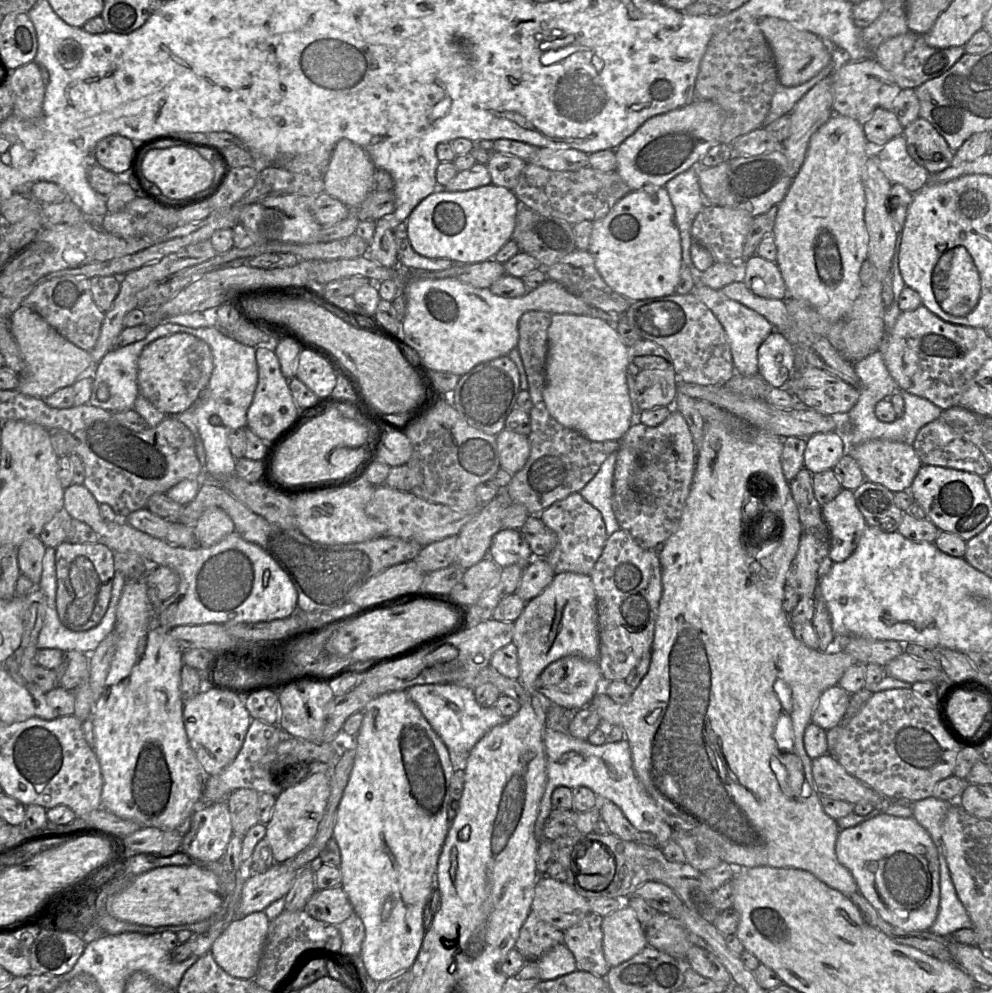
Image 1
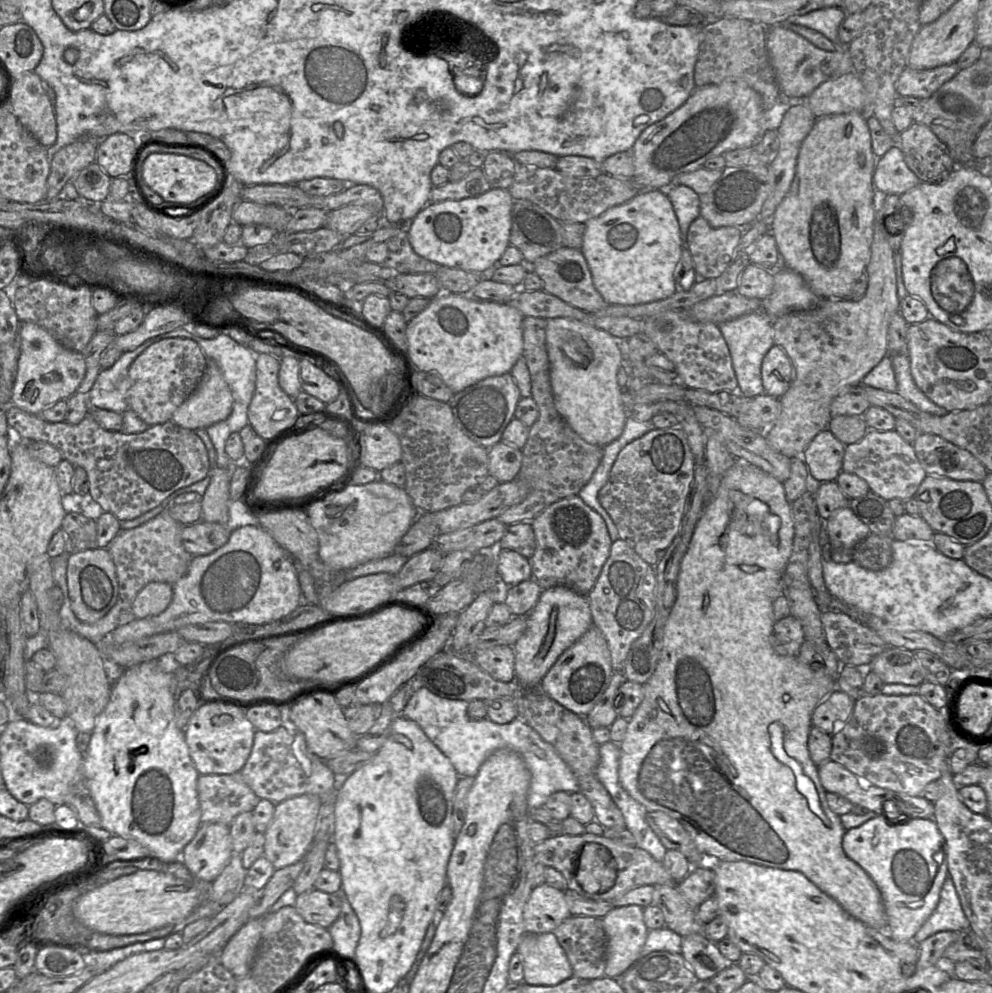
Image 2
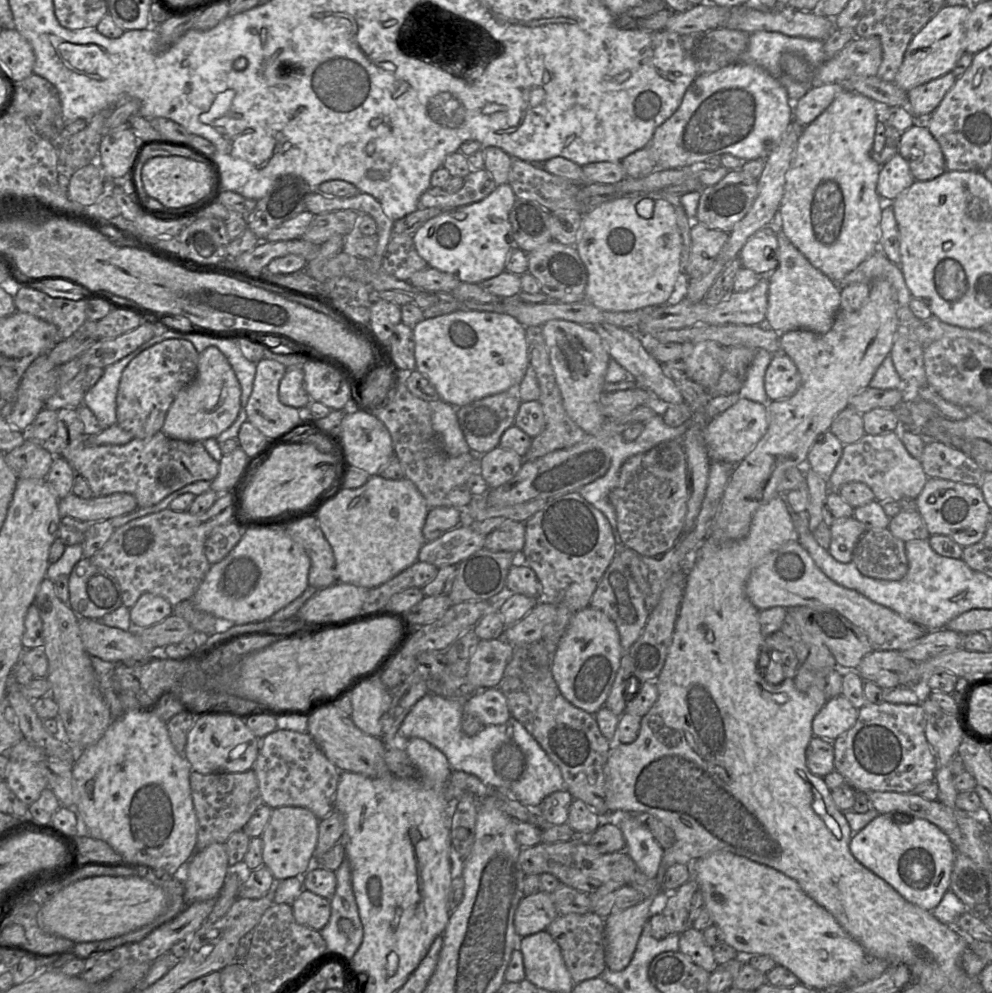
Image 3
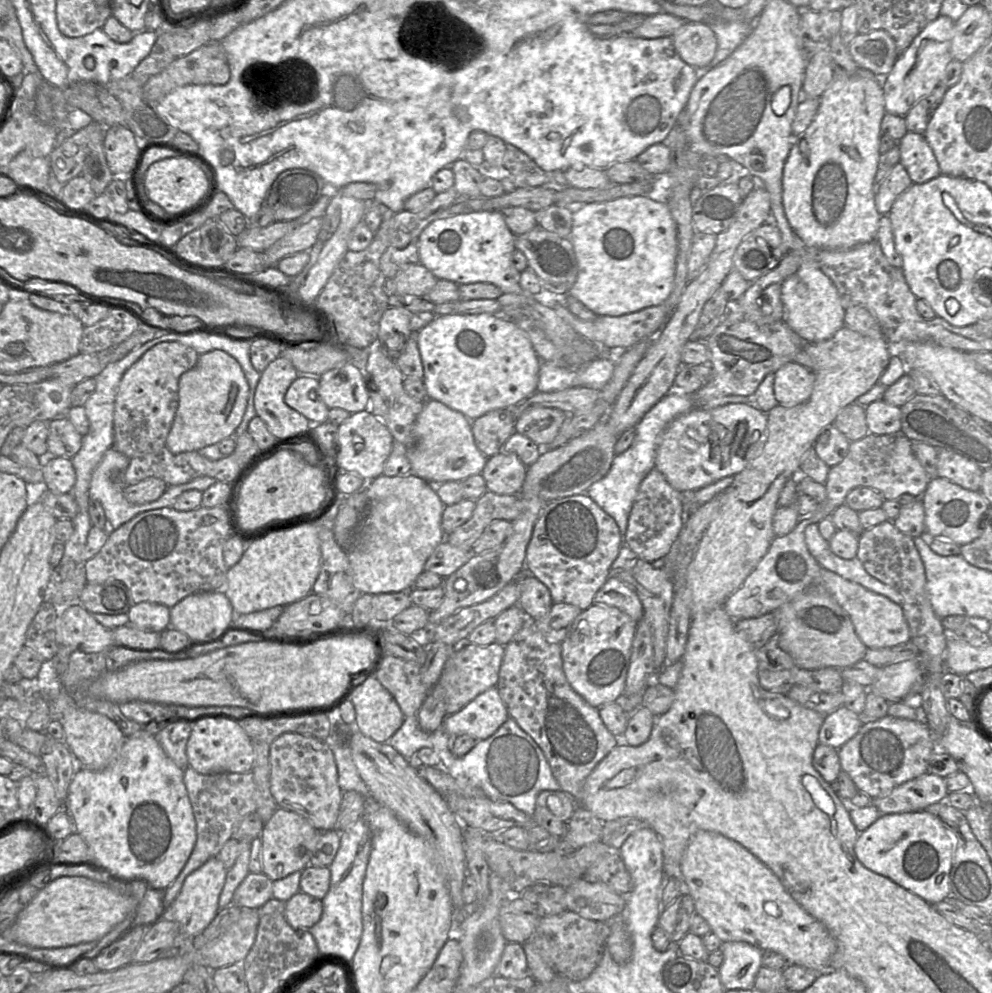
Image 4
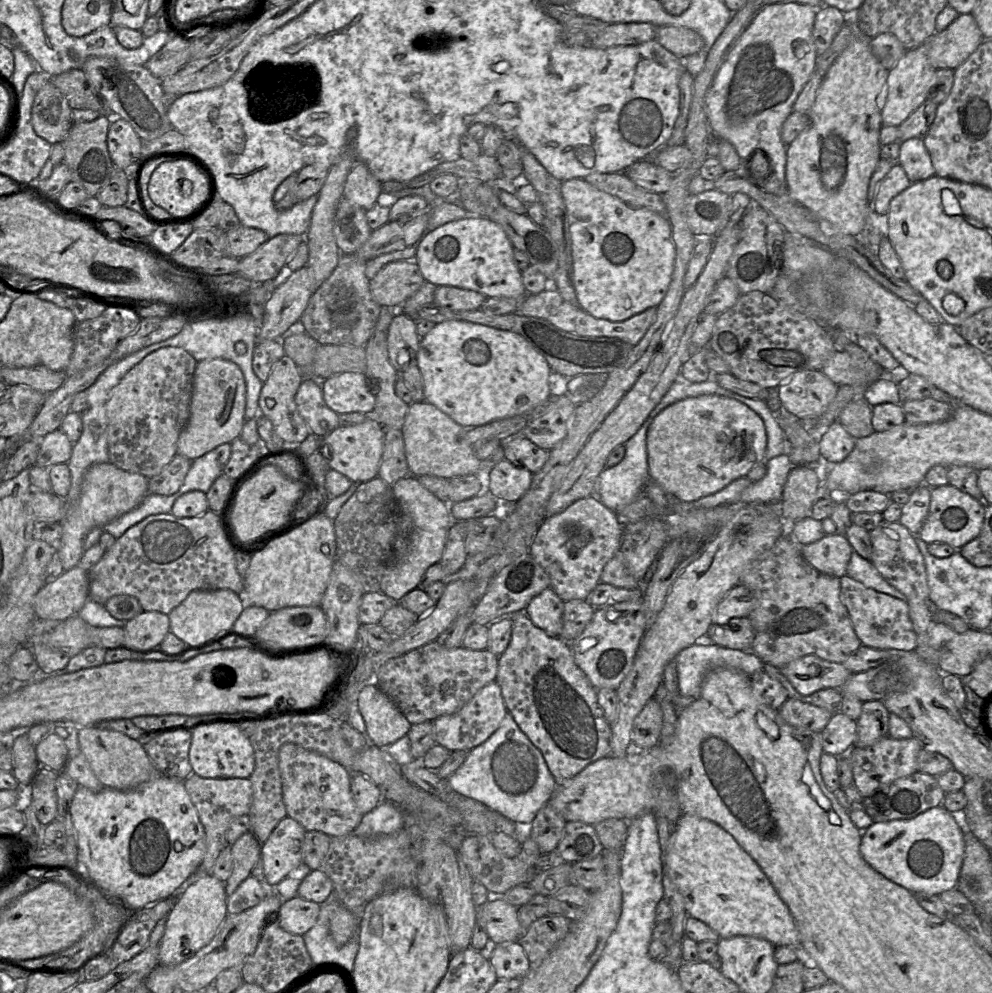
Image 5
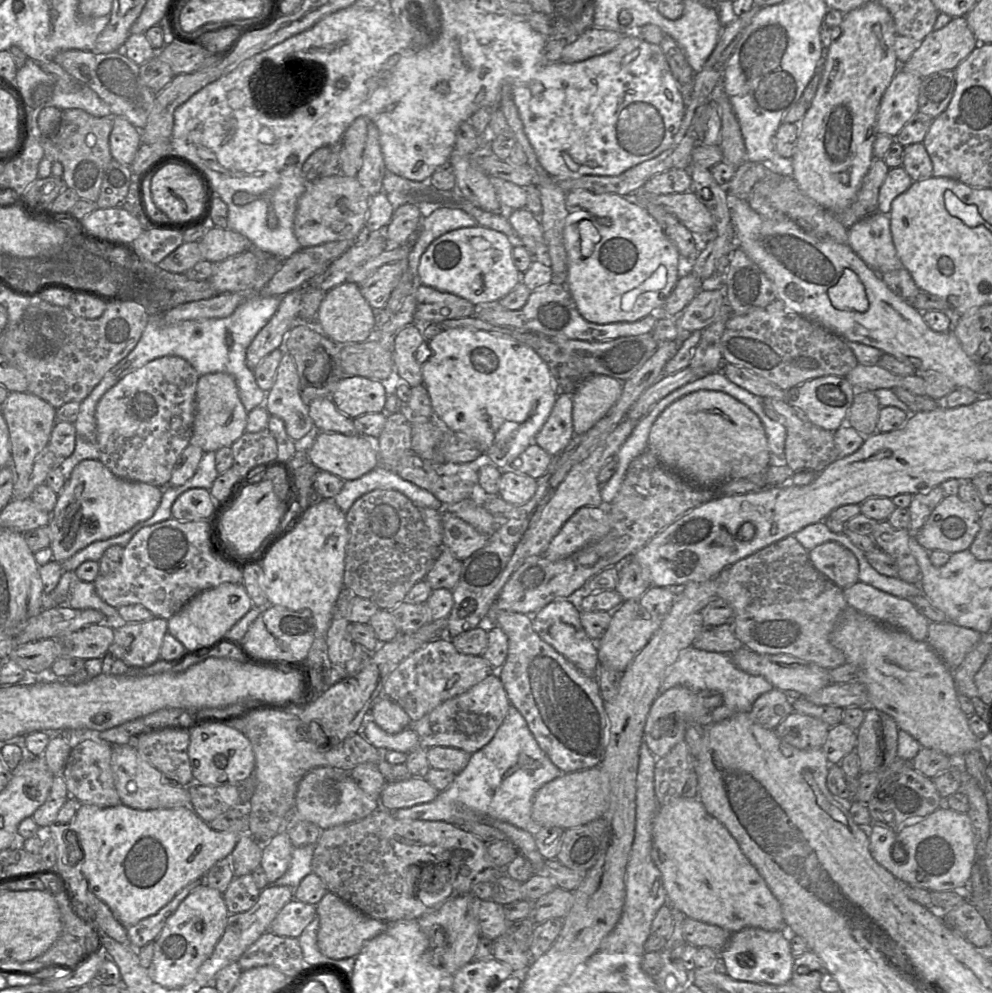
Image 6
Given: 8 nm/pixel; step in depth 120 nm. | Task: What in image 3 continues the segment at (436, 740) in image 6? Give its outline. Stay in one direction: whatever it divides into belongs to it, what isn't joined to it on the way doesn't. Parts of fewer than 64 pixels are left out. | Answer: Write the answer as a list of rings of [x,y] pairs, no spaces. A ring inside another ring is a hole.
[[[499,688],[474,692],[464,700],[463,711],[477,717],[483,726],[501,725],[511,717],[506,697]]]

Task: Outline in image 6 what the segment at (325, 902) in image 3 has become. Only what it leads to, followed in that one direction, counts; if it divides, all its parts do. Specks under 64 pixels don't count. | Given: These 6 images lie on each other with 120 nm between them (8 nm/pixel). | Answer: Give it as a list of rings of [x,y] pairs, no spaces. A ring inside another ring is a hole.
[[[294,898],[280,910],[268,931],[278,936],[298,938],[316,916],[316,905]]]

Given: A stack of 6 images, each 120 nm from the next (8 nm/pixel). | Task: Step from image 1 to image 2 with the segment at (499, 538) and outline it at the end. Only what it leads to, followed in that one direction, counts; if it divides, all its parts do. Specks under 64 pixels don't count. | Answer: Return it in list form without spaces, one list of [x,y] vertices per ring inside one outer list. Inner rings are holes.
[[[496,549],[498,575],[501,584],[513,586],[532,578],[528,558],[513,550]]]

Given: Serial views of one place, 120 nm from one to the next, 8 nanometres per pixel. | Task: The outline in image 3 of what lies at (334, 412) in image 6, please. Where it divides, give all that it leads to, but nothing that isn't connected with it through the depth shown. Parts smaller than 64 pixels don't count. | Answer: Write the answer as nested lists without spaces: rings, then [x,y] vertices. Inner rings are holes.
[[[286,368],[279,384],[279,400],[282,404],[294,408],[305,408],[312,401],[306,389],[302,368]]]

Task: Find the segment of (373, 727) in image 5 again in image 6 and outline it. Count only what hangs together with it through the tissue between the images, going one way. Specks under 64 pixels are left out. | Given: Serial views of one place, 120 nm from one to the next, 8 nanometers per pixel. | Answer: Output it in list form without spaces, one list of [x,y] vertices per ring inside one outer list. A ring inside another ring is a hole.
[[[387,696],[374,701],[369,712],[372,719],[382,730],[396,734],[410,725],[410,718],[405,710]]]

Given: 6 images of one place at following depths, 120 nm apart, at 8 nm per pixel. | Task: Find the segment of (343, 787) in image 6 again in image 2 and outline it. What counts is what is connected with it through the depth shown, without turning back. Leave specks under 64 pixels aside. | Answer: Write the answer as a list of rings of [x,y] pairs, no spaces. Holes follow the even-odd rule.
[[[283,726],[272,732],[255,731],[251,753],[240,774],[260,799],[274,804],[303,794],[316,795],[323,800],[338,788],[339,782],[325,761],[309,751],[304,735]]]

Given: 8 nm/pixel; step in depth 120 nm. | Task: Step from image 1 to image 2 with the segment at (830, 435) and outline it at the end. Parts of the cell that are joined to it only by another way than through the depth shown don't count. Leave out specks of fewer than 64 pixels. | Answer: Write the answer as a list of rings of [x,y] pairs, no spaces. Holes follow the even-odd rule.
[[[826,428],[808,444],[802,454],[813,483],[836,481],[842,471],[845,445]]]

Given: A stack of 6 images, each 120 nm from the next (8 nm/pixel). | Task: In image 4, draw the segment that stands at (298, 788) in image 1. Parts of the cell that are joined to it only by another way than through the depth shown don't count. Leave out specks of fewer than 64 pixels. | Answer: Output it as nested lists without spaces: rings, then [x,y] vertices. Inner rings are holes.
[[[278,808],[264,824],[260,834],[262,872],[272,881],[303,871],[309,864],[316,845],[316,834],[320,832],[299,814]]]

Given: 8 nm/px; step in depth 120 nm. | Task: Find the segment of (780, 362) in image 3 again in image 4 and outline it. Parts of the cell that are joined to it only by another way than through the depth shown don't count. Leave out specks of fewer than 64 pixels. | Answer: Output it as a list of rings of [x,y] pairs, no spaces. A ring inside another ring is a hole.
[[[789,361],[774,372],[774,395],[778,404],[793,407],[807,401],[813,391],[815,375],[802,364]]]

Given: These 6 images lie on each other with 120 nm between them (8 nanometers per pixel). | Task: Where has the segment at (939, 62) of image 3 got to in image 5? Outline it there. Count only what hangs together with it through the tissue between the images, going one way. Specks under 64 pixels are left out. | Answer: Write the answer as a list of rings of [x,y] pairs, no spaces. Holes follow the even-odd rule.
[[[923,43],[907,50],[898,63],[889,70],[884,94],[886,99],[881,109],[883,125],[900,126],[924,101],[935,78],[936,69],[930,64]]]

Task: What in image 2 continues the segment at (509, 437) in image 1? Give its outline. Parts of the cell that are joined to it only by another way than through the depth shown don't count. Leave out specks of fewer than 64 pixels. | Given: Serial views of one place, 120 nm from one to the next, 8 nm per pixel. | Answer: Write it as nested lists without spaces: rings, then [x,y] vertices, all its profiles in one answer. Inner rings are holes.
[[[502,441],[488,449],[488,472],[499,483],[518,477],[522,465],[522,450]]]

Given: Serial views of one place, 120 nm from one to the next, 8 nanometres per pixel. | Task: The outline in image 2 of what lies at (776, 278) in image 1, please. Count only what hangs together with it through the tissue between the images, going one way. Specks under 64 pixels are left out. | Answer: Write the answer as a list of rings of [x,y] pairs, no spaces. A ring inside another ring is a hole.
[[[750,263],[742,272],[736,291],[747,298],[764,301],[772,293],[773,288],[773,270]]]

